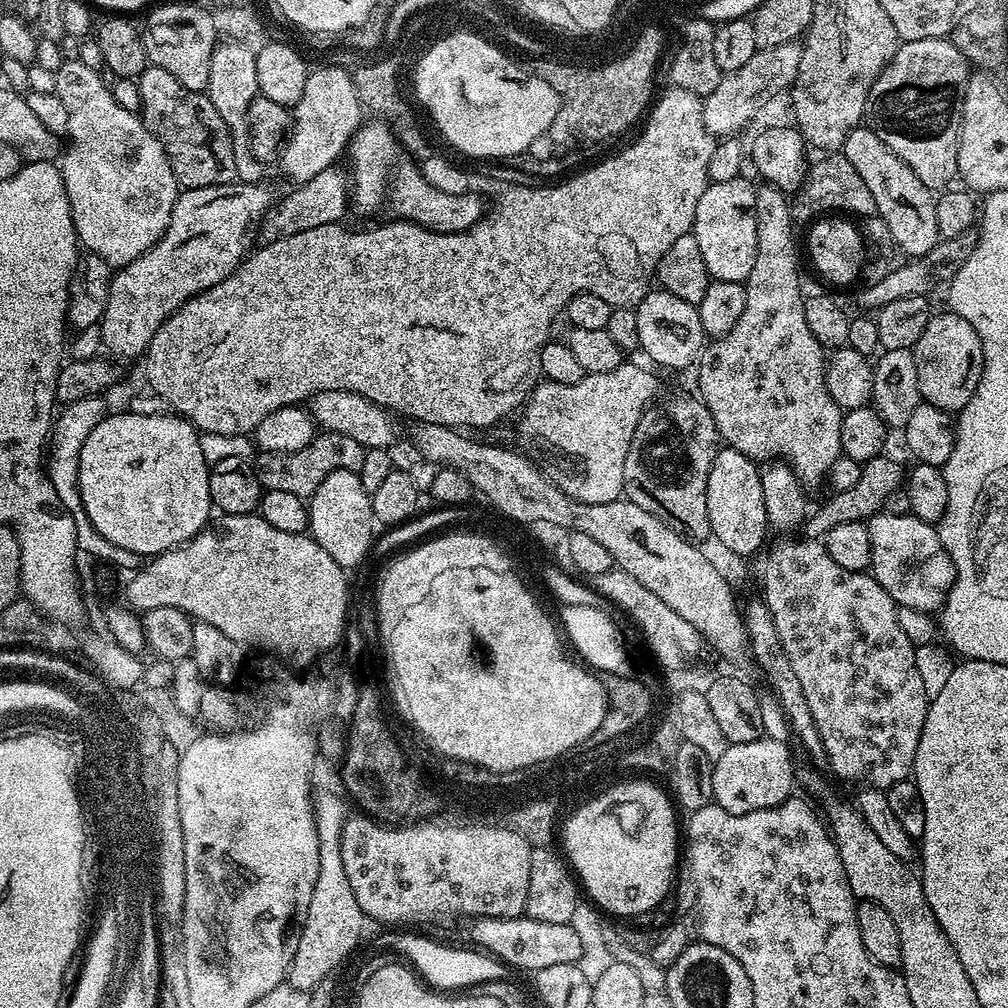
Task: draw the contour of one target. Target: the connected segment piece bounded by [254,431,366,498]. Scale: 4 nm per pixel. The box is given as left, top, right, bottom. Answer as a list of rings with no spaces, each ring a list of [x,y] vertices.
[[[321,431],[302,450],[293,452],[260,452],[255,457],[256,473],[261,489],[283,490],[290,494],[298,494],[305,498],[311,498],[322,486],[322,482],[334,470],[350,470],[358,472],[362,470],[362,458],[365,449],[354,438],[346,438],[346,434]]]

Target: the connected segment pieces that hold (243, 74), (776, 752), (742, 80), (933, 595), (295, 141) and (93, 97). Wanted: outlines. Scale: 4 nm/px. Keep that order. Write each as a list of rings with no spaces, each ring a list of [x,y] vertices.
[[[228,38],[217,43],[210,62],[210,82],[206,95],[210,98],[210,102],[214,102],[214,110],[218,110],[218,114],[222,114],[222,122],[226,122],[228,132],[232,135],[236,180],[241,184],[259,184],[265,179],[266,166],[258,158],[254,158],[254,150],[250,150],[248,111],[250,102],[254,102],[260,87],[256,69],[257,49],[251,48],[248,44],[251,43],[235,38]]]
[[[761,738],[754,742],[729,744],[726,754],[714,761],[713,801],[730,814],[750,814],[778,806],[793,795],[794,768],[788,754],[789,745],[782,740]]]
[[[793,42],[777,48],[761,48],[754,58],[742,66],[742,70],[721,75],[718,86],[708,96],[703,97],[704,124],[717,138],[735,137],[743,133],[743,128],[760,112],[760,107],[771,96],[791,89],[798,74],[798,62],[802,62],[802,47]]]
[[[879,511],[866,522],[872,551],[871,575],[894,598],[896,604],[927,614],[937,613],[956,580],[954,562],[944,549],[939,531],[914,515]]]
[[[344,66],[313,67],[306,78],[306,90],[291,109],[292,126],[278,157],[278,165],[293,180],[293,185],[305,184],[314,174],[333,167],[336,159],[345,155],[353,133],[360,126],[362,105],[356,93],[353,73]]]
[[[78,58],[65,59],[56,72],[55,94],[68,112],[66,145],[60,158],[60,171],[70,198],[72,221],[77,241],[88,252],[96,253],[109,267],[121,268],[145,253],[160,240],[170,222],[180,187],[164,147],[150,134],[143,119],[119,106],[111,87],[100,78],[101,73],[88,68]]]

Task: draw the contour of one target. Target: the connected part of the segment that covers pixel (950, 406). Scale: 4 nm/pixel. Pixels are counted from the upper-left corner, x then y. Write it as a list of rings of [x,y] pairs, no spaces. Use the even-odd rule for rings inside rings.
[[[943,310],[929,315],[926,330],[922,330],[922,338],[910,351],[914,354],[914,370],[918,370],[918,390],[920,399],[925,404],[933,404],[942,410],[959,414],[974,398],[974,390],[978,390],[978,382],[984,369],[982,342],[978,338],[978,330],[966,322],[954,311]]]

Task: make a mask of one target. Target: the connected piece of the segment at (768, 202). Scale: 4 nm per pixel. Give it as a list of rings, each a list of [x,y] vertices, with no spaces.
[[[764,182],[756,190],[756,229],[758,230],[758,242],[756,243],[756,257],[754,258],[754,270],[746,282],[746,310],[742,312],[742,318],[729,332],[724,333],[722,338],[716,338],[705,347],[698,360],[698,369],[700,368],[700,392],[699,399],[704,401],[704,405],[710,410],[710,414],[716,423],[716,430],[719,439],[725,445],[746,454],[752,460],[757,462],[776,462],[784,461],[796,471],[797,478],[801,485],[816,484],[819,480],[823,481],[831,472],[834,462],[842,455],[840,447],[842,446],[842,422],[844,421],[844,412],[830,398],[830,390],[826,388],[826,378],[824,377],[824,365],[826,363],[826,349],[823,344],[810,334],[810,326],[806,326],[806,314],[804,313],[805,293],[800,293],[800,260],[796,257],[796,231],[798,225],[792,218],[792,206],[789,193],[783,192],[780,188]]]

